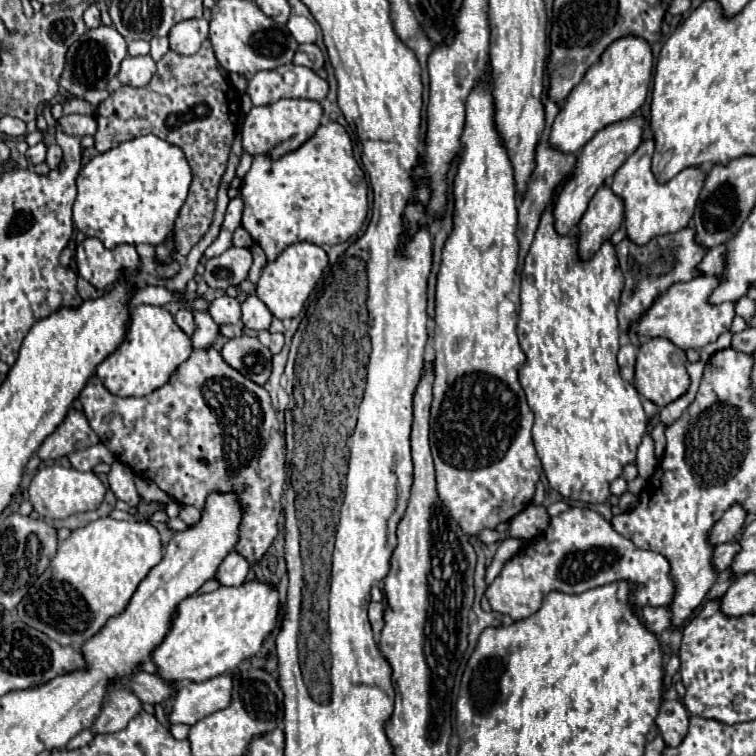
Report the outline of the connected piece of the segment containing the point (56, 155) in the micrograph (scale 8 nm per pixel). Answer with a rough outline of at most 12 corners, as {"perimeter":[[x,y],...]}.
{"perimeter":[[48,146],[46,164],[56,168],[62,162],[62,148]]}

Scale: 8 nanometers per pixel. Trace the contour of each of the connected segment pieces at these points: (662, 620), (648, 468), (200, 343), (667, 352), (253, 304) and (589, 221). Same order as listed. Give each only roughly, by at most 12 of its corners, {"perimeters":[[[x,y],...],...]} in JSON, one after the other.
{"perimeters":[[[642,606],[638,616],[660,634],[672,622],[668,606]],[[650,434],[638,446],[638,474],[650,478],[656,468]],[[196,312],[194,348],[212,348],[218,324],[208,312]],[[666,338],[638,350],[636,388],[658,408],[688,386],[686,352]],[[256,294],[242,304],[242,322],[268,330],[274,316]],[[604,184],[578,224],[590,258],[624,222],[624,200]]]}

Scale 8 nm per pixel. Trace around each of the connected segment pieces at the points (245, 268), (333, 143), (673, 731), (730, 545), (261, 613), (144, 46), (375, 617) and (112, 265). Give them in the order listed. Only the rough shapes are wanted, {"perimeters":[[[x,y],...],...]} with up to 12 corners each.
{"perimeters":[[[228,248],[206,260],[210,288],[238,286],[248,278],[252,252]],[[322,124],[254,158],[242,226],[274,262],[360,232],[368,185],[348,132]],[[664,700],[656,724],[666,746],[688,732],[688,710]],[[736,540],[720,544],[712,558],[718,572],[732,564],[740,552]],[[256,580],[182,600],[152,652],[158,676],[234,672],[276,628]],[[144,40],[128,42],[128,56],[149,54],[150,46]],[[368,604],[368,620],[378,638],[382,630],[382,604]],[[98,238],[76,250],[76,268],[94,288],[140,270],[130,244],[108,250]]]}

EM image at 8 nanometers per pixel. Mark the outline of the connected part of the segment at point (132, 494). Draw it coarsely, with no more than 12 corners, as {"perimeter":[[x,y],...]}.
{"perimeter":[[118,460],[108,472],[110,490],[128,506],[140,502],[136,474]]}

